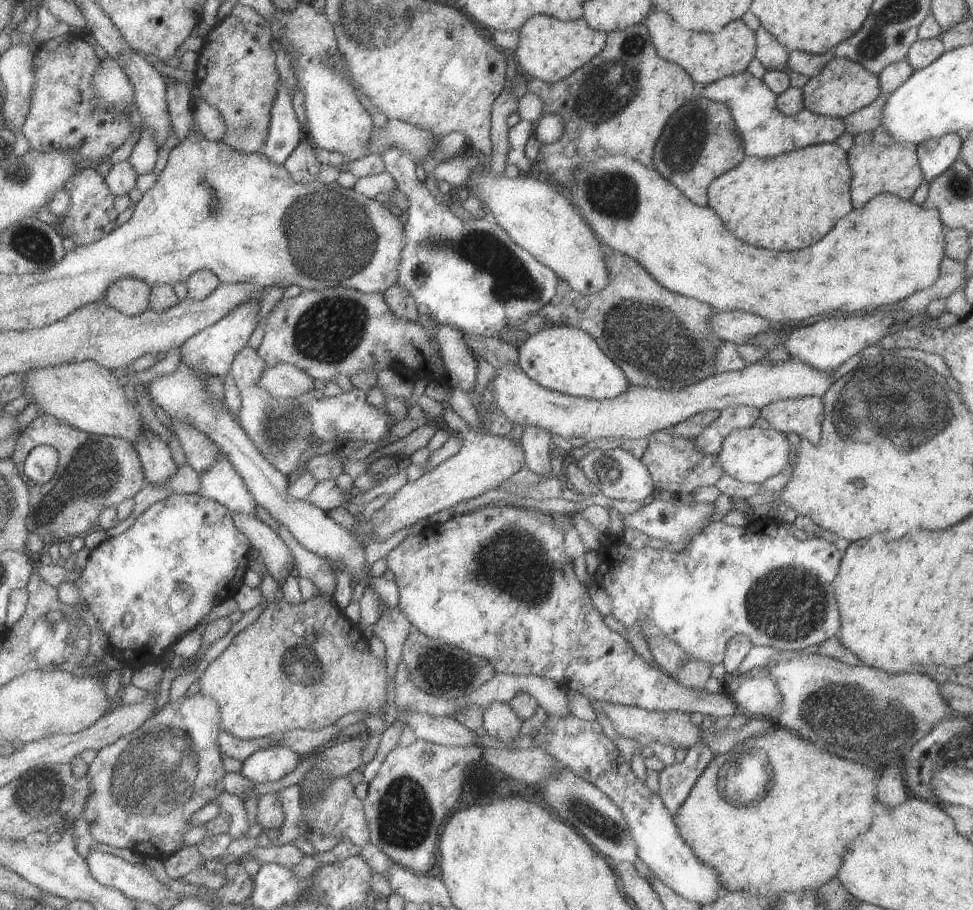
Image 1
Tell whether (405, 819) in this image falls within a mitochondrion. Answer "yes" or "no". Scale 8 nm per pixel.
yes

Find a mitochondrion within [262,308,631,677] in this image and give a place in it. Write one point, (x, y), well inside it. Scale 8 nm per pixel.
(512, 562)

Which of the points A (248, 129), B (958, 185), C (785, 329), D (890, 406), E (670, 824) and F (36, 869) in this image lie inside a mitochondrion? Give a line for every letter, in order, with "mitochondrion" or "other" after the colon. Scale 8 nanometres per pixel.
A: mitochondrion
B: mitochondrion
C: other
D: mitochondrion
E: other
F: other

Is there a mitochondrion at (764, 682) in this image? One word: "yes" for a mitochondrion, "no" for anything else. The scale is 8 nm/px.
no

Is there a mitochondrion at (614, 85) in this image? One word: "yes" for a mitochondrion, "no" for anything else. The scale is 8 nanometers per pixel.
yes

